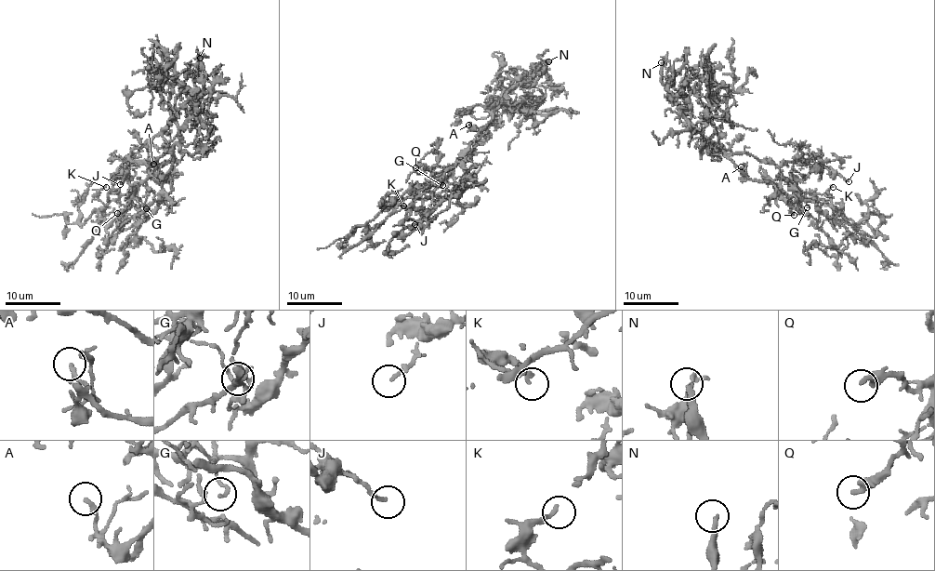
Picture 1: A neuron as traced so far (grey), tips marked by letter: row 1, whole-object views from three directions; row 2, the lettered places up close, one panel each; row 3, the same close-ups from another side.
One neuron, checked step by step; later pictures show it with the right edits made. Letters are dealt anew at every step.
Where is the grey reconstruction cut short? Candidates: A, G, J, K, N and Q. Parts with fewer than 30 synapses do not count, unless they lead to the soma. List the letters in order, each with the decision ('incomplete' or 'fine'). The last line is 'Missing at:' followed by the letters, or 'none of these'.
A: fine
G: fine
J: fine
K: fine
N: incomplete
Q: fine
Missing at: N

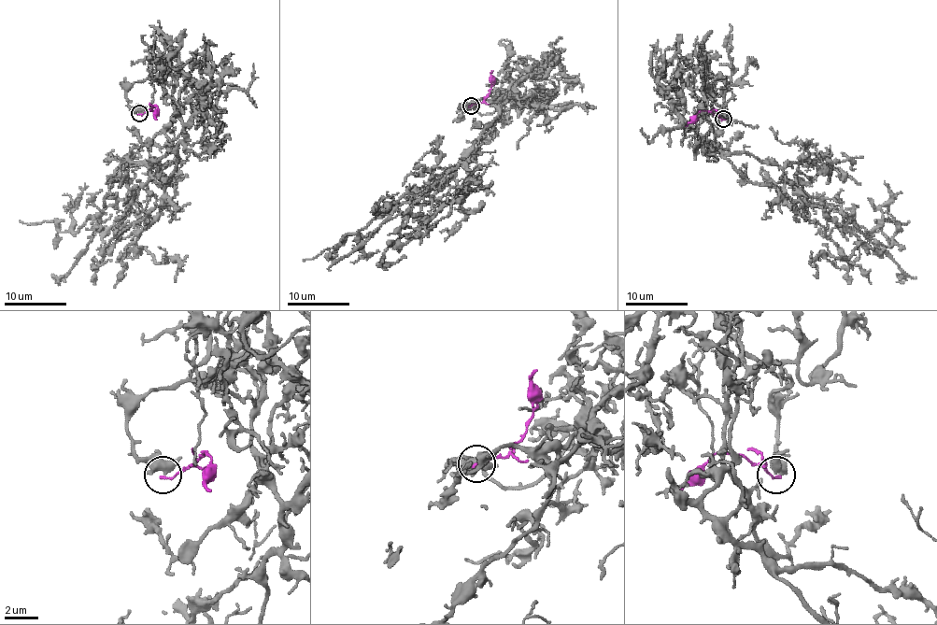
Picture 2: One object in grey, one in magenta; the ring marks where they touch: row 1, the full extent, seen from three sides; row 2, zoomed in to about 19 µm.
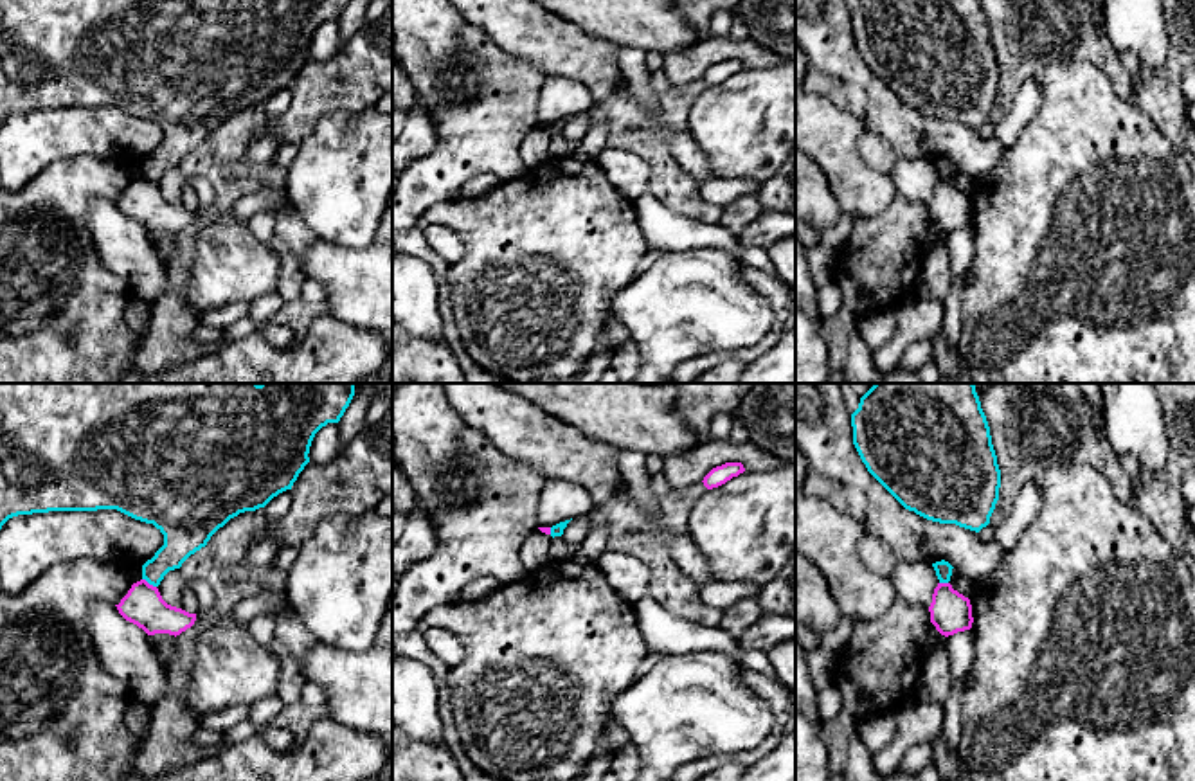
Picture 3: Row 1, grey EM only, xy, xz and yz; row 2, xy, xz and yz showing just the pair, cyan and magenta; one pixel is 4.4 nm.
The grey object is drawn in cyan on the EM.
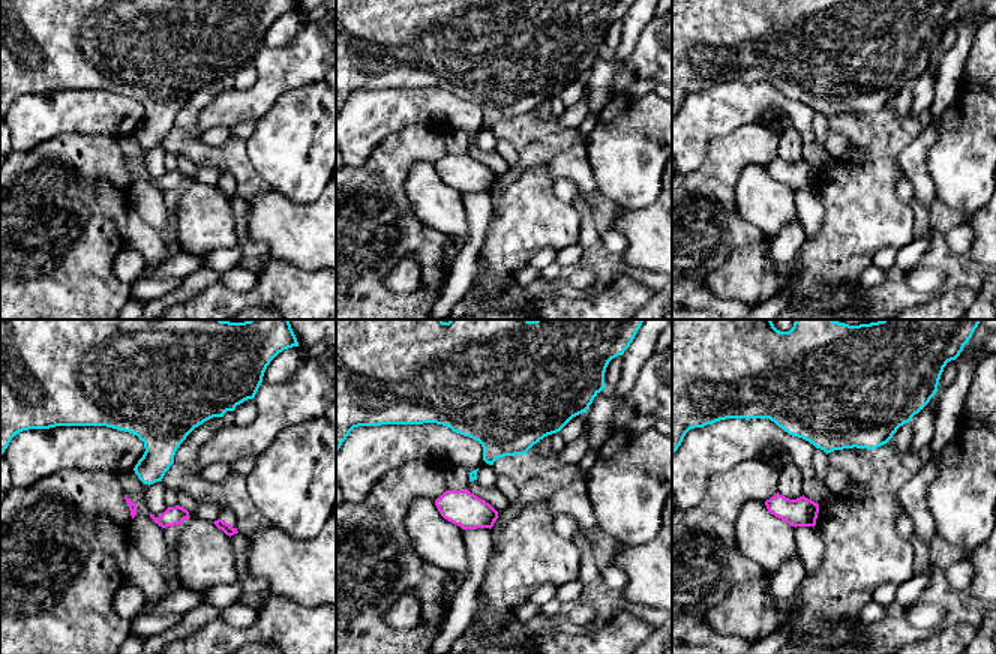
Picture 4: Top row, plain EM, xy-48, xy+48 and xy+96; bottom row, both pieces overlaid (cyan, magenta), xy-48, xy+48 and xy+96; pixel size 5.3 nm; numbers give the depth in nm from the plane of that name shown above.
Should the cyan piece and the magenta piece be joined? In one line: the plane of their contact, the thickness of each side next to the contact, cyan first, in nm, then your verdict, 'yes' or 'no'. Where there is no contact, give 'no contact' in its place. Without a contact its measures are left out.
meets cyan in xy; 160 nm thick on the cyan side, 180 nm on the other; no

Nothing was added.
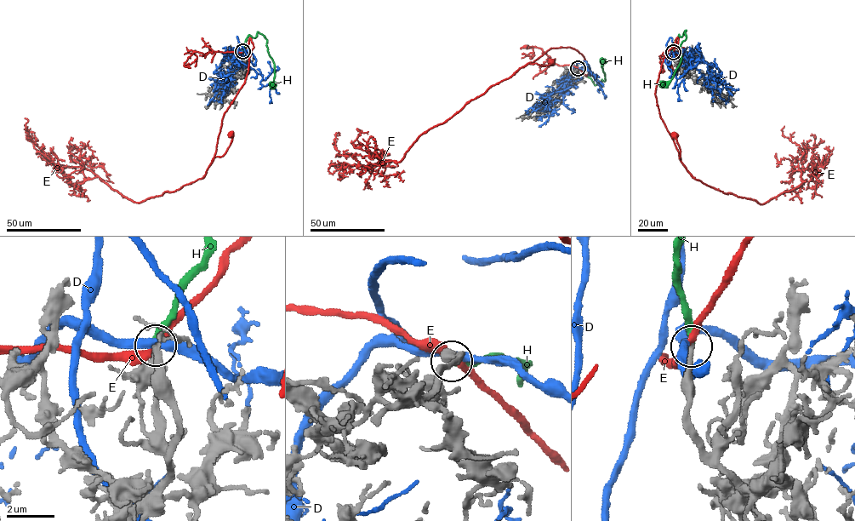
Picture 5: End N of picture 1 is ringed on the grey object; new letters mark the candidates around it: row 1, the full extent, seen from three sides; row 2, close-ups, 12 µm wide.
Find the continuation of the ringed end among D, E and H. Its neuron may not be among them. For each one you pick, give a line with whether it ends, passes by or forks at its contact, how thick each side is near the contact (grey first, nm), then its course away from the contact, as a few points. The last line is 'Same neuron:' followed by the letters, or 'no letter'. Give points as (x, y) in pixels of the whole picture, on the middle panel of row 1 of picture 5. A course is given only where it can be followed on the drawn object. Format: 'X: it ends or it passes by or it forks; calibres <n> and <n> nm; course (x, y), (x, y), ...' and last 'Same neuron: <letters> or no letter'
H: it ends; calibres 240 and 280 nm; course (578, 68), (583, 68), (595, 84), (601, 86), (601, 79), (605, 81), (603, 61)
Same neuron: H

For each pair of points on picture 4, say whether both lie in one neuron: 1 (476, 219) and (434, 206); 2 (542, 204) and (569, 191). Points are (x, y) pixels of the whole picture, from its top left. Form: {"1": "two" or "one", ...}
{"1": "two", "2": "two"}

